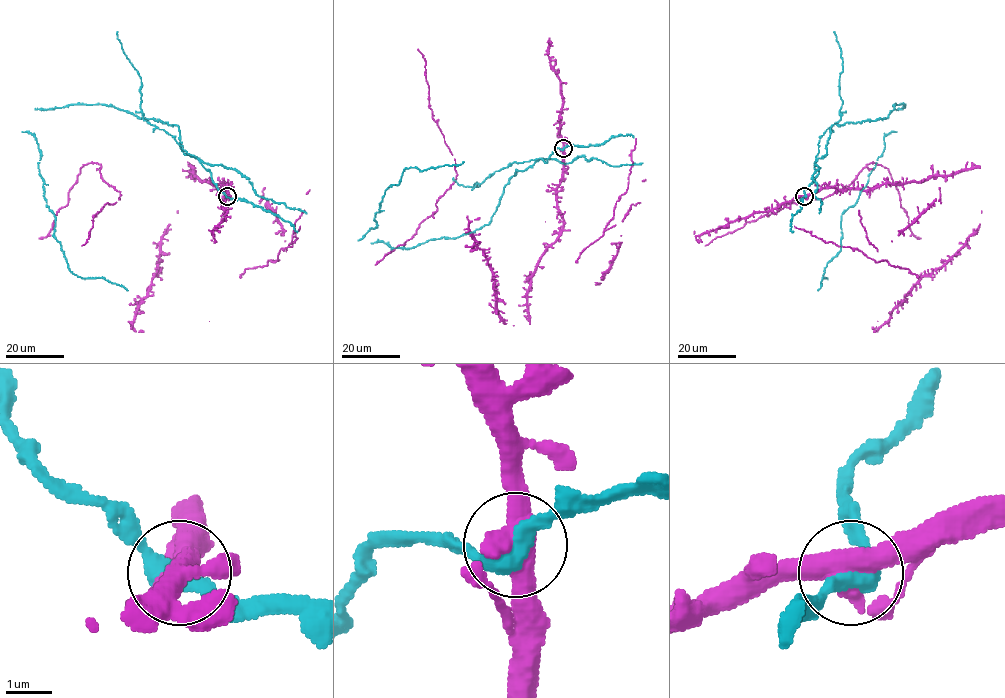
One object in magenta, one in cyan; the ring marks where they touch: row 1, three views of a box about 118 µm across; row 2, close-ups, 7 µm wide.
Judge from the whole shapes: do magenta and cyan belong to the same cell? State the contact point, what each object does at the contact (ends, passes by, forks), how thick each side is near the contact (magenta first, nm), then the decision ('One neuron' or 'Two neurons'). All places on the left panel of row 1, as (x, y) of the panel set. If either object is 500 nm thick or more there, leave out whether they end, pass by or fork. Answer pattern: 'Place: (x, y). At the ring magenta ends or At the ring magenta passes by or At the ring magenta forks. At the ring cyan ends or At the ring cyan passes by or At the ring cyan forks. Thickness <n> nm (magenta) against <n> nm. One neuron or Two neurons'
Place: (227, 196). At the ring magenta forks. At the ring cyan passes by. Thickness 440 nm (magenta) against 400 nm. Two neurons

